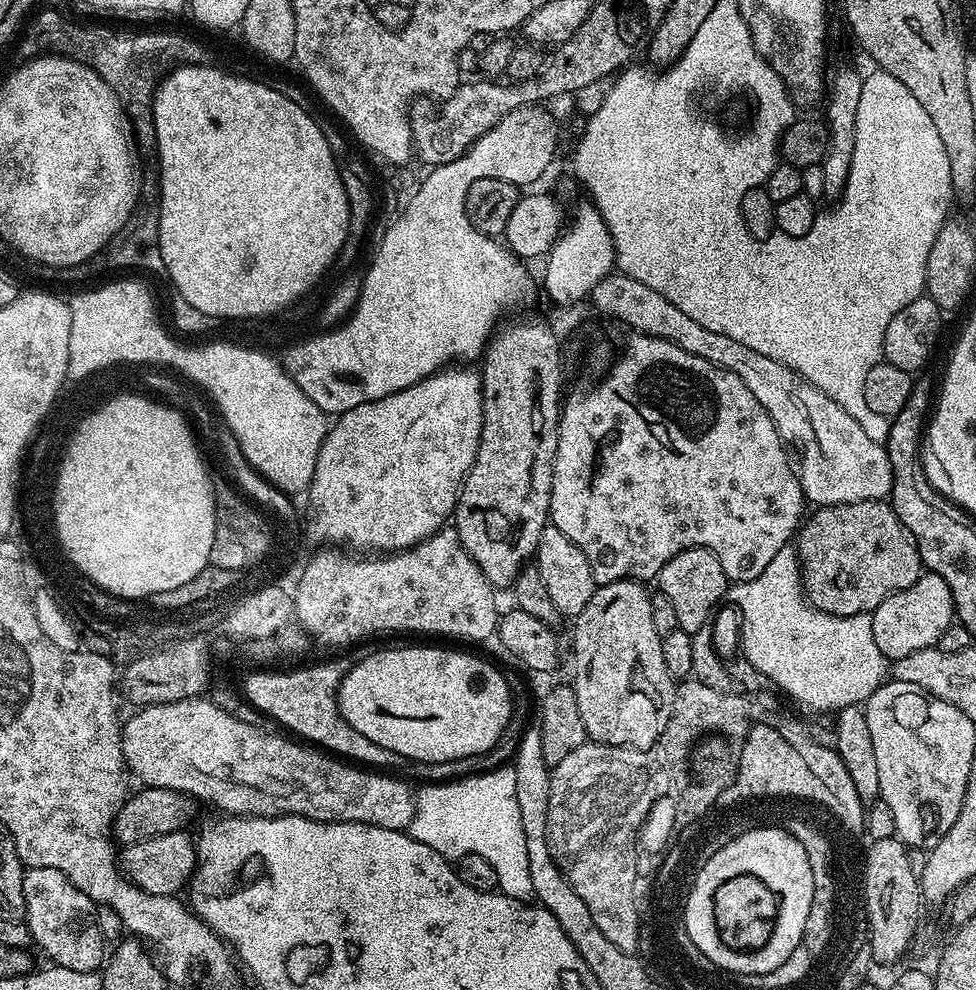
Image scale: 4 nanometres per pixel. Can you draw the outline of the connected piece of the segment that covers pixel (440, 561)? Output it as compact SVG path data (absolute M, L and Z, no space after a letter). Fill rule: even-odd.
M445 526L414 548L387 554L353 554L336 546L323 549L304 569L295 581L299 586L299 601L296 620L307 630L317 645L329 644L336 650L361 643L365 638L374 638L379 632L433 632L436 636L453 636L456 640L488 640L497 635L498 611L496 612L497 589L478 570L474 558L466 554L455 527ZM338 568L336 588L318 588L328 582L328 570Z

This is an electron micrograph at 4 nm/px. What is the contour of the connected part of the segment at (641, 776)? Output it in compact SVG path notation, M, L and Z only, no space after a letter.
M586 742L582 746L578 746L578 750L574 750L574 754L566 754L566 758L562 758L562 762L558 762L551 769L551 773L550 814L546 818L546 838L550 846L550 854L562 870L562 874L570 882L570 886L574 886L574 894L578 894L578 898L582 898L582 902L586 902L586 910L590 910L590 915L594 918L598 930L602 930L602 934L606 934L606 938L610 938L610 942L614 942L614 946L618 946L618 950L626 952L636 943L636 916L635 908L632 908L632 837L641 817L644 816L644 813L651 812L656 800L662 796L663 780L657 773L657 765L654 763L653 757L642 748L623 748L622 746Z

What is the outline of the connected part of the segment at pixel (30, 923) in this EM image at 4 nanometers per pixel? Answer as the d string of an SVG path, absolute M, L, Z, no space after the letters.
M30 868L25 871L22 882L25 895L26 921L32 944L40 947L49 956L51 963L66 970L96 972L106 960L106 941L98 930L96 921L97 905L93 904L62 870Z

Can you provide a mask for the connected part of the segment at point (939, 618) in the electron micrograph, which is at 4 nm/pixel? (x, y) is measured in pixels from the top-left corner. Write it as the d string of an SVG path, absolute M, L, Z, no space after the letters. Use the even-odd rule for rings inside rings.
M925 571L914 586L892 593L870 615L874 643L878 650L882 650L885 660L895 662L910 654L918 654L920 650L937 647L942 634L946 634L948 627L954 623L956 608L950 586L938 574Z

